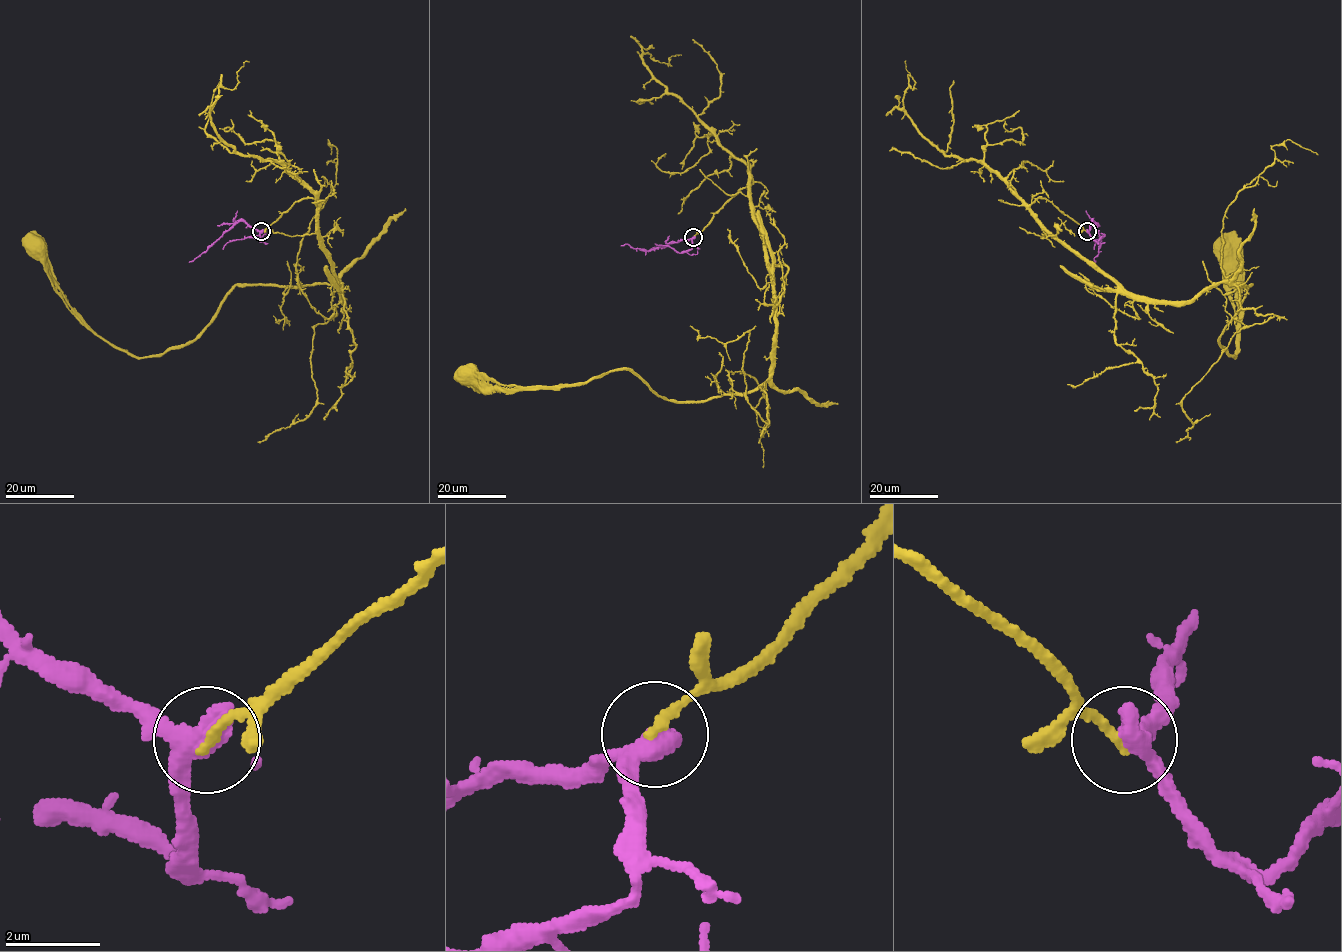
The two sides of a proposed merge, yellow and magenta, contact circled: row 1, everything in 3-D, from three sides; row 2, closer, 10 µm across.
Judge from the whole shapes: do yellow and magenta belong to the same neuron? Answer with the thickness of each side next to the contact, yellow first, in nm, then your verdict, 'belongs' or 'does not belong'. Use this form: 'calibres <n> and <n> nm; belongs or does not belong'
calibres 200 and 440 nm; does not belong

